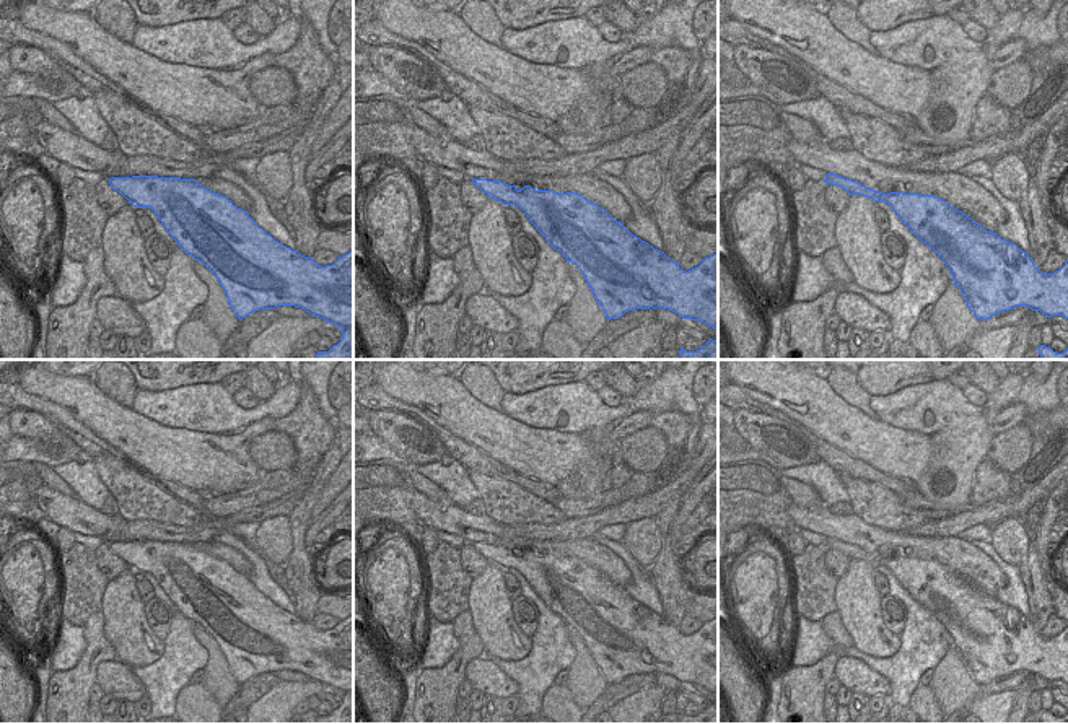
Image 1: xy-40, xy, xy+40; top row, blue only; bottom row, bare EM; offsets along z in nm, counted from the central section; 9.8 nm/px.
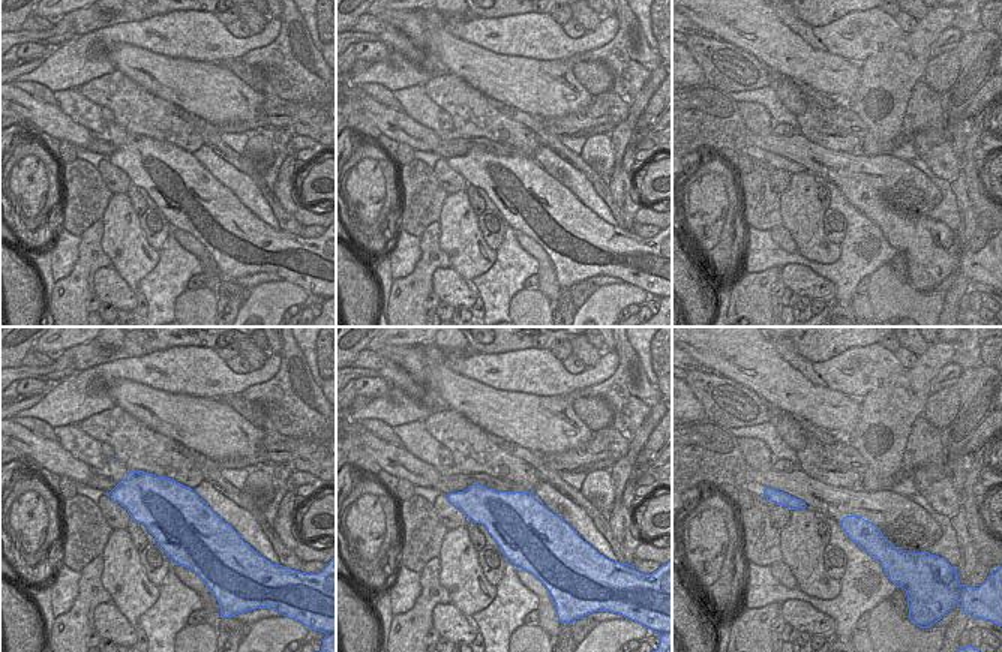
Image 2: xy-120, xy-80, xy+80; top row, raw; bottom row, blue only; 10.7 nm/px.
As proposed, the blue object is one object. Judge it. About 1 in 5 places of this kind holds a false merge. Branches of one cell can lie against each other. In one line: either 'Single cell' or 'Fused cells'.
Single cell.

